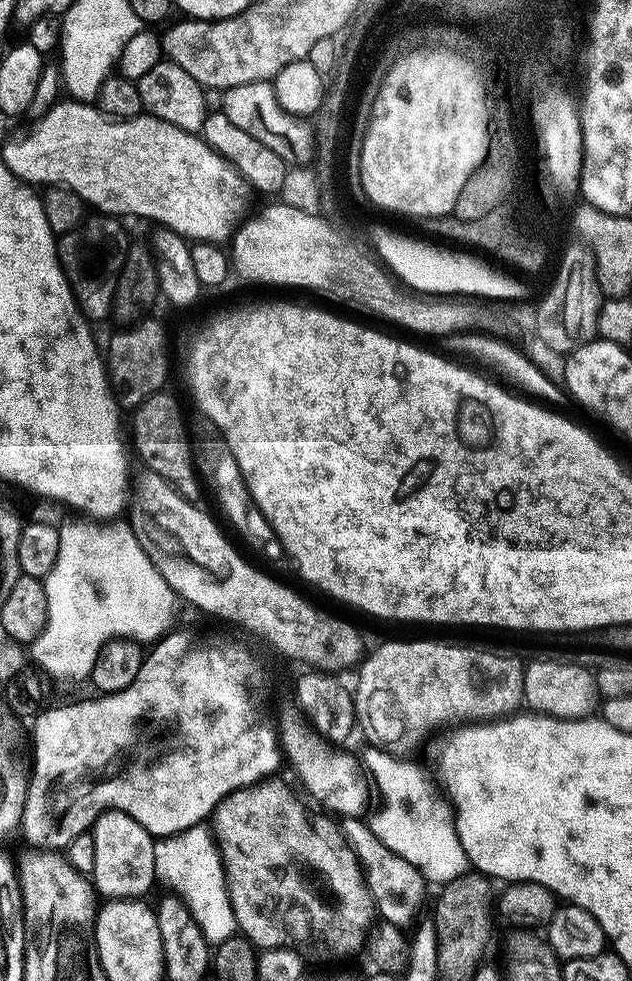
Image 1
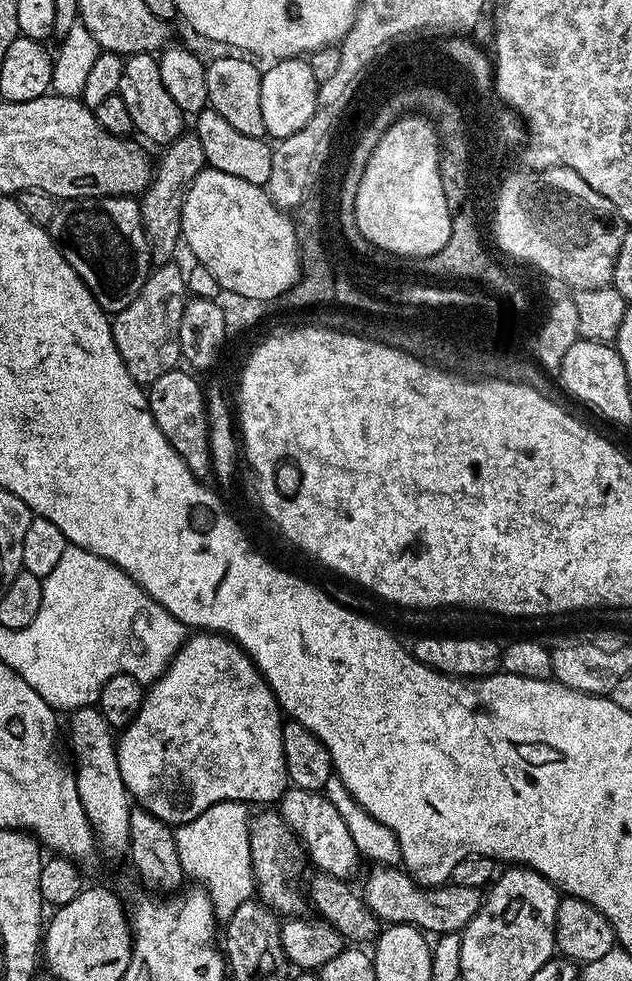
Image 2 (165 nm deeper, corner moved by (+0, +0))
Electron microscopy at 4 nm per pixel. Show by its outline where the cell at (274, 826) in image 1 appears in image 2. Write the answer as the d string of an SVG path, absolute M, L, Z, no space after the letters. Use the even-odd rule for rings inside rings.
M260 810L248 821L250 836L250 858L252 859L252 873L256 879L255 895L260 903L284 918L296 918L306 908L306 892L302 887L306 853L303 844L292 831L292 827L282 819L279 811Z

